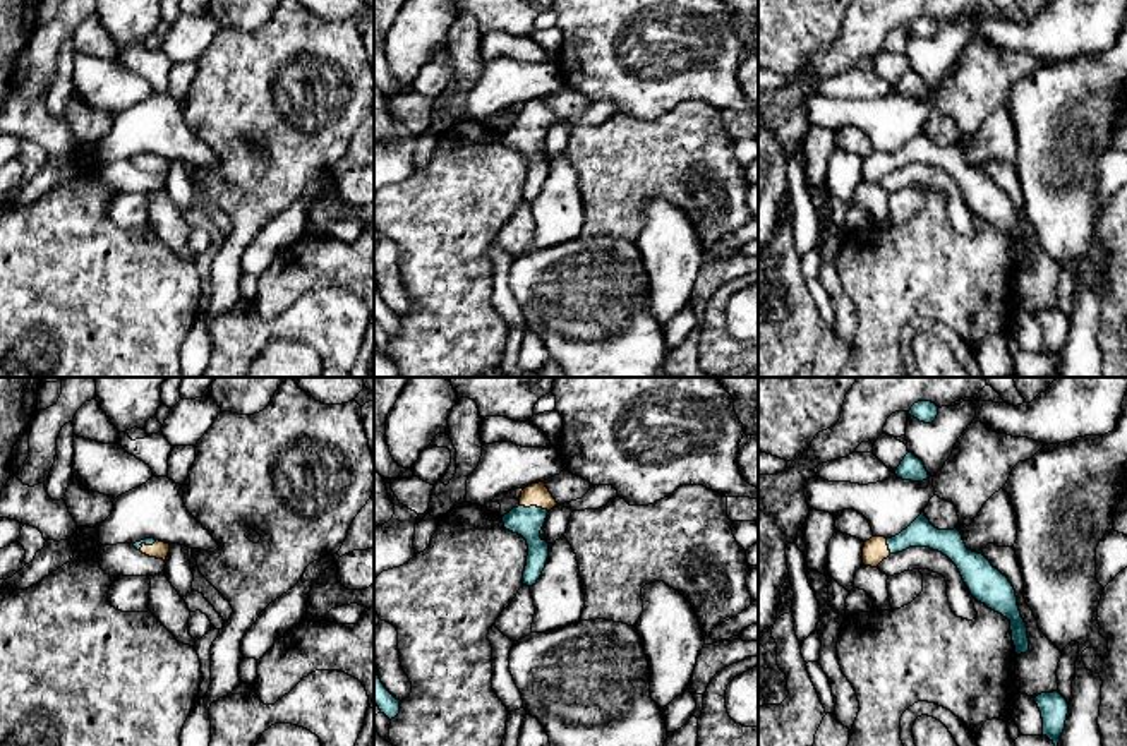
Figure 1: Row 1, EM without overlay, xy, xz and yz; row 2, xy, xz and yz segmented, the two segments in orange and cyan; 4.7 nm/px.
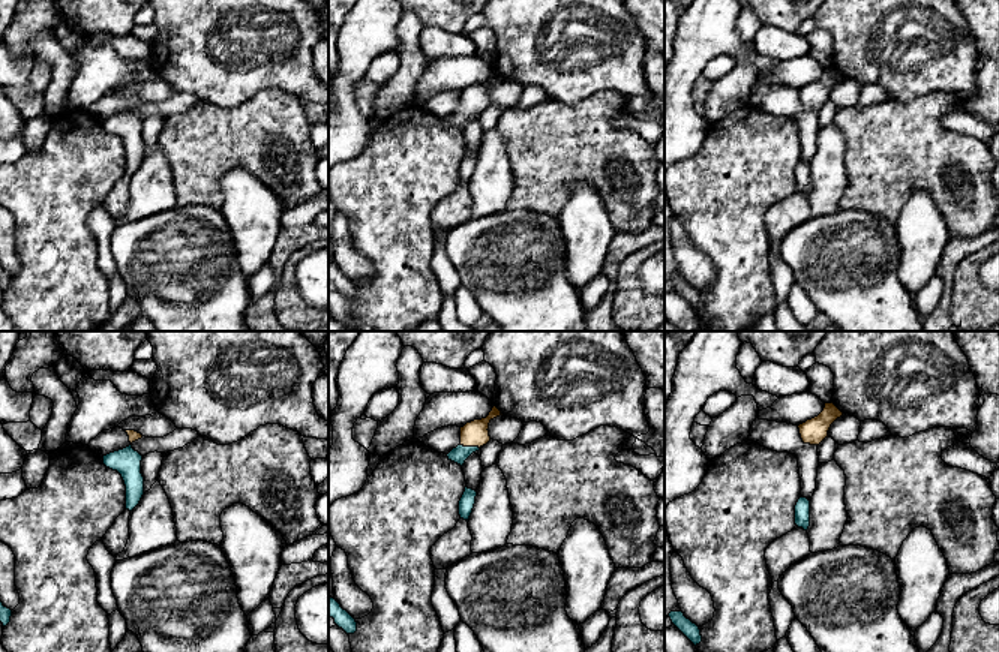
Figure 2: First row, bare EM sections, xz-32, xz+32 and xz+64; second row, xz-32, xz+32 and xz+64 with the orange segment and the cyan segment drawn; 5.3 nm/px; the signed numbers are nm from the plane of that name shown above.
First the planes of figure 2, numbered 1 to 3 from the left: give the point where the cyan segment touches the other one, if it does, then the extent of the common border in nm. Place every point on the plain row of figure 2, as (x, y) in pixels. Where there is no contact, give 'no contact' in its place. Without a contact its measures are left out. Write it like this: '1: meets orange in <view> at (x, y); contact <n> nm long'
1: no contact
2: meets orange in xz+32 at (470, 110); contact 110 nm long
3: no contact

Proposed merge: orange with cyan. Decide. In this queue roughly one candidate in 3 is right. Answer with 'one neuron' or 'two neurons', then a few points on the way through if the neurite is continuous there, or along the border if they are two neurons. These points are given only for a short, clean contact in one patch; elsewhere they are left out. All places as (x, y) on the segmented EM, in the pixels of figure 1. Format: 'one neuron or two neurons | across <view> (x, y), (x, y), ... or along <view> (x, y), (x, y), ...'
one neuron | across xz (537, 494), (534, 505), (527, 522)

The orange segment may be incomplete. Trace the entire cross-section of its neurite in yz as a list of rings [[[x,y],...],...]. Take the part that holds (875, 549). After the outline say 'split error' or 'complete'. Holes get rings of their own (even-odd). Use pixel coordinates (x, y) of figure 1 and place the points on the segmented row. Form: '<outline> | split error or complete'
[[[921,513],[906,530],[892,538],[871,537],[863,547],[863,564],[878,568],[890,554],[909,547],[930,547],[947,556],[959,569],[971,595],[988,609],[1010,621],[1016,653],[1029,650],[1028,628],[1021,617],[1017,597],[1012,583],[991,563],[966,547],[957,528],[938,530]]] | split error

